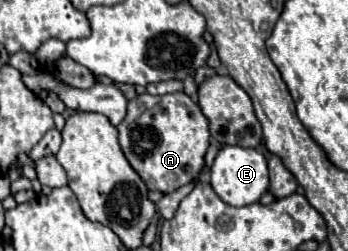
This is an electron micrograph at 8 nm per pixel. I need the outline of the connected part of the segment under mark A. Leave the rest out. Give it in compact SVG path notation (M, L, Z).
M183 91L173 95L143 93L129 101L127 117L121 121L119 143L131 167L147 181L149 191L173 193L199 177L209 147L209 127L199 105Z

